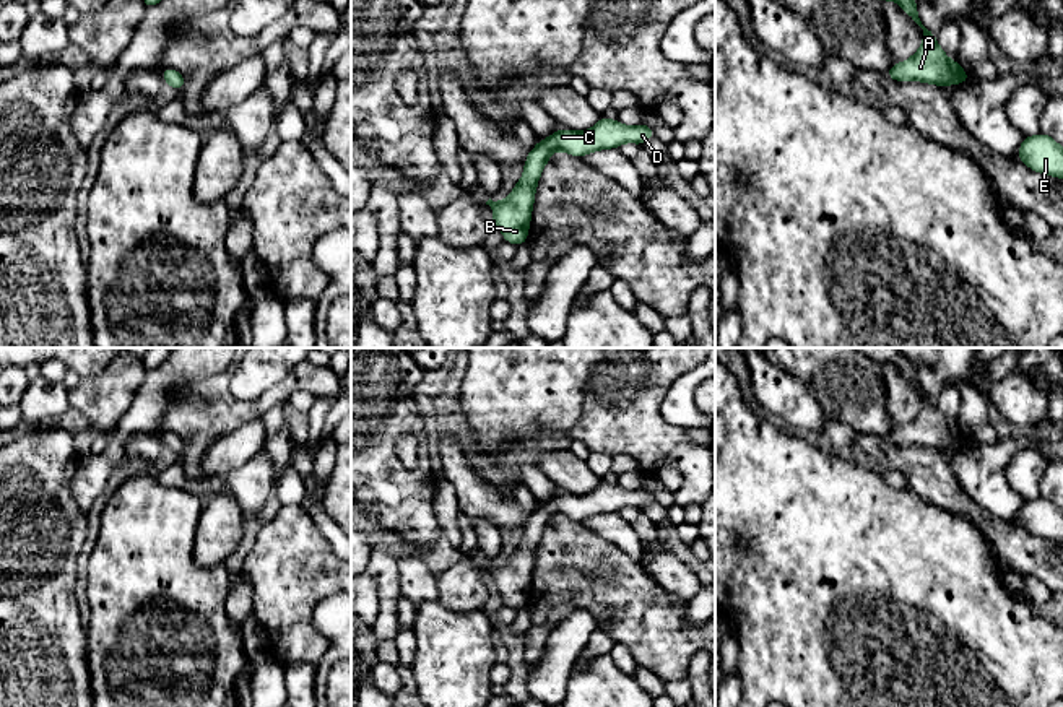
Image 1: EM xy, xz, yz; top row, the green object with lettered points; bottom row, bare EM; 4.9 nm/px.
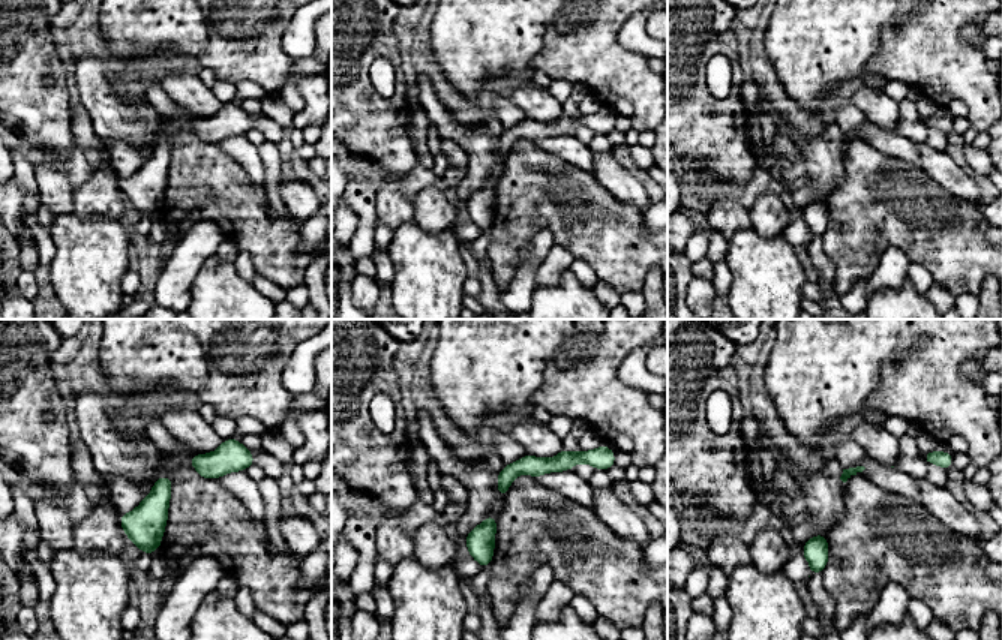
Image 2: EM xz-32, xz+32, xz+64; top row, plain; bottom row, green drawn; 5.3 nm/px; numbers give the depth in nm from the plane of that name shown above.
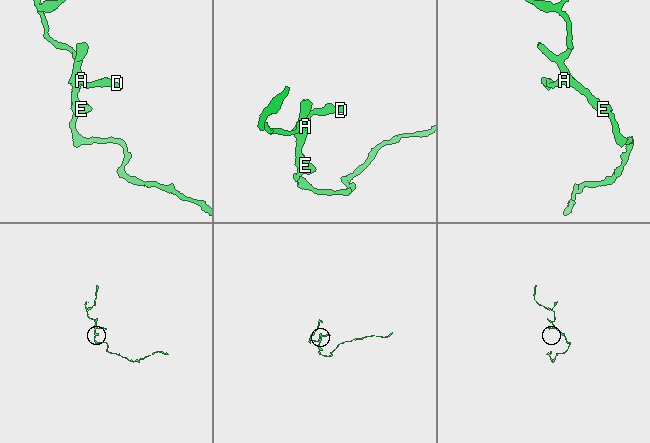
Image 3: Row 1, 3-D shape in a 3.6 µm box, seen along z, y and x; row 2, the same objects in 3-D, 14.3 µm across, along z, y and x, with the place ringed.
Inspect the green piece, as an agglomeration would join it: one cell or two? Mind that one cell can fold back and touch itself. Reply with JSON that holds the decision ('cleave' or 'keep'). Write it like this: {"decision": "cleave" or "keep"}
{"decision": "keep"}

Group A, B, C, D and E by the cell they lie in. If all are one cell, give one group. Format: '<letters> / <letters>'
A B C D E

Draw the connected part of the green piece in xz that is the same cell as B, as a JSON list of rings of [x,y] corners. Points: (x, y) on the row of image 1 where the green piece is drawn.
[[[605,115],[585,132],[559,128],[528,151],[523,176],[509,197],[502,202],[492,202],[491,198],[486,202],[492,208],[492,224],[502,232],[505,242],[517,247],[527,242],[536,184],[556,150],[582,158],[598,150],[619,148],[627,141],[642,146],[653,137],[655,132],[647,124],[640,122],[636,127],[626,127],[618,119],[610,120]]]

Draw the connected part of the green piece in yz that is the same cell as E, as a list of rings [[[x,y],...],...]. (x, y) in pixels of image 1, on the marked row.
[[[1040,132],[1022,138],[1017,159],[1035,172],[1063,179],[1063,146],[1050,135]]]

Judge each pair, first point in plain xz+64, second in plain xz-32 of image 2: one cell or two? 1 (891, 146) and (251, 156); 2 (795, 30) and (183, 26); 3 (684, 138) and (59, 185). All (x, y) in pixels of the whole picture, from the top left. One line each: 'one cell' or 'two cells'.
1: one cell
2: one cell
3: two cells

